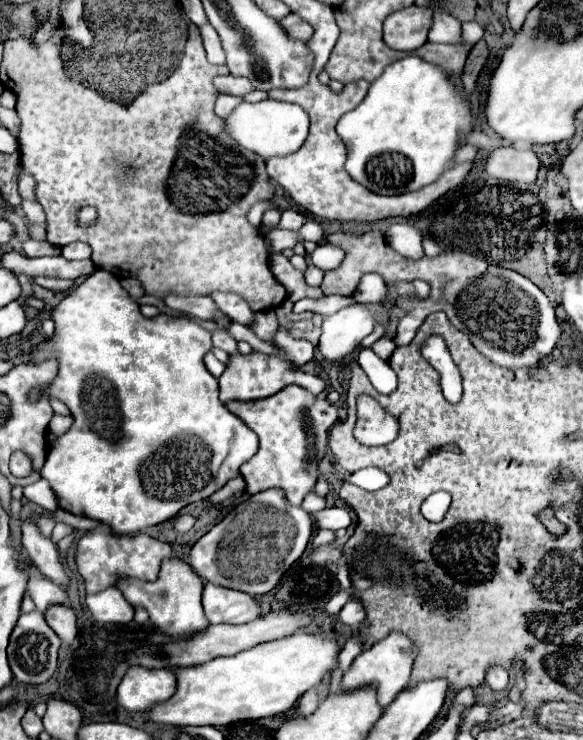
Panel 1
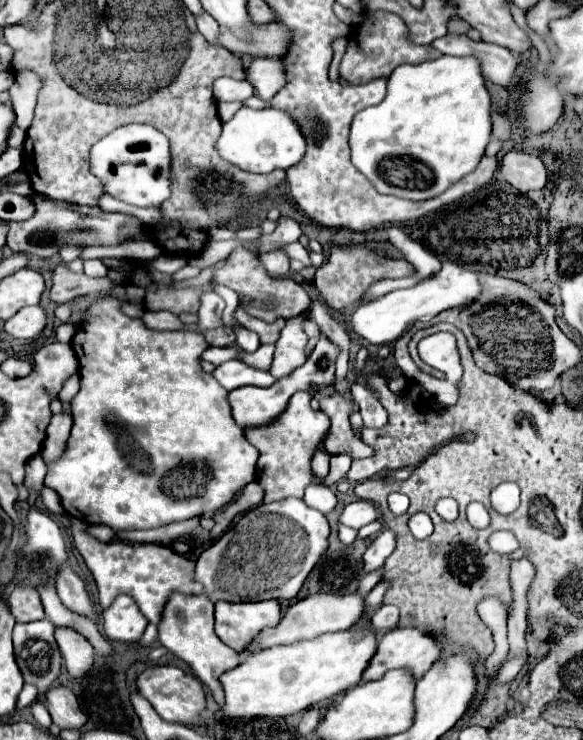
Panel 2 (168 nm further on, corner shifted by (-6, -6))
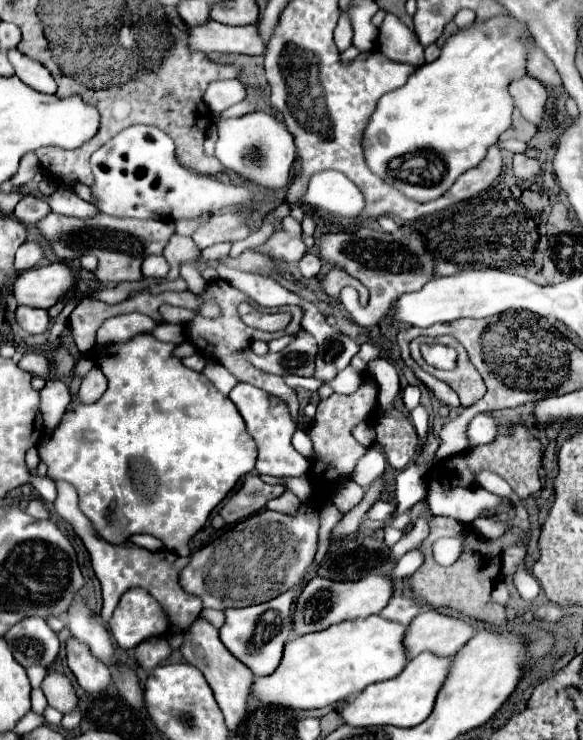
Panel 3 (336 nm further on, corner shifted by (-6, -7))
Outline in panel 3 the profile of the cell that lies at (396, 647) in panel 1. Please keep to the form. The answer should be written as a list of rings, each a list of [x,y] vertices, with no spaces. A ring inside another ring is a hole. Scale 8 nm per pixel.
[[[436,609],[422,611],[406,631],[408,659],[422,651],[434,651],[436,655],[458,653],[472,637],[476,629],[458,617],[444,615]]]

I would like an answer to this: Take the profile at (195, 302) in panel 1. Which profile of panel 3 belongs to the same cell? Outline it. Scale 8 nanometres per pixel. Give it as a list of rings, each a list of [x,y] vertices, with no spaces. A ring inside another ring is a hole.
[[[168,323],[158,325],[150,335],[154,335],[158,341],[164,341],[164,343],[182,343],[184,341],[182,329],[178,325],[168,325]]]

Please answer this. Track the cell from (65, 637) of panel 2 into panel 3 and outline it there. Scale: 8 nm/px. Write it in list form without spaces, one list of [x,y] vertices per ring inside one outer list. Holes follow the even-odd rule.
[[[68,639],[66,651],[68,651],[68,667],[72,669],[78,685],[86,693],[100,693],[112,683],[110,669],[102,661],[94,659],[94,655],[90,655],[90,649],[82,641]]]

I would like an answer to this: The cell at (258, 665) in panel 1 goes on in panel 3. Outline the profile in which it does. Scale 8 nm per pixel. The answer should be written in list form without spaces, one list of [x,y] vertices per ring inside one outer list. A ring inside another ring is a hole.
[[[368,615],[364,619],[344,621],[318,633],[300,635],[286,643],[286,651],[278,671],[266,679],[254,679],[252,695],[262,703],[284,705],[292,709],[316,709],[348,699],[350,693],[396,677],[406,667],[404,647],[406,625]]]

